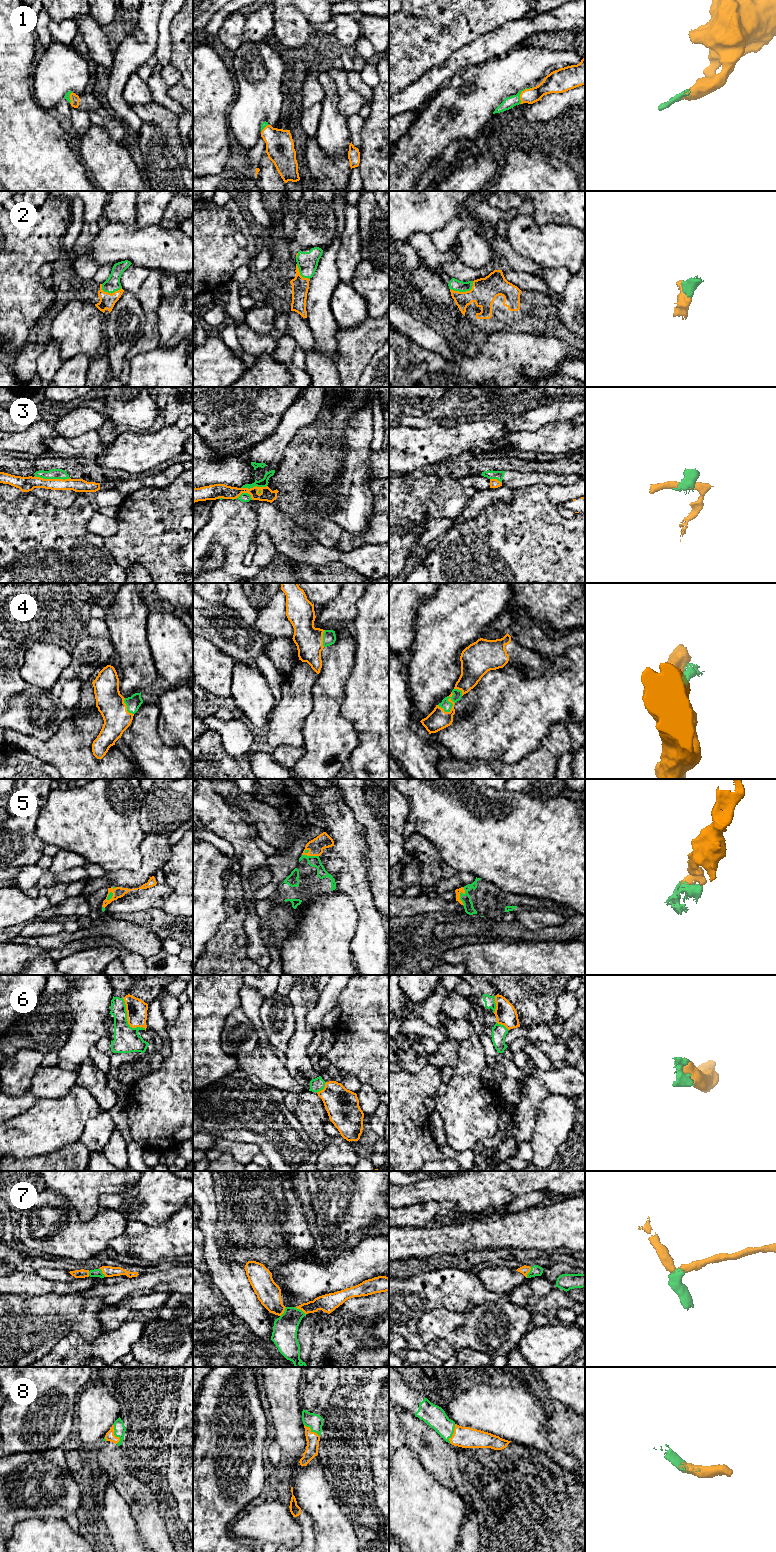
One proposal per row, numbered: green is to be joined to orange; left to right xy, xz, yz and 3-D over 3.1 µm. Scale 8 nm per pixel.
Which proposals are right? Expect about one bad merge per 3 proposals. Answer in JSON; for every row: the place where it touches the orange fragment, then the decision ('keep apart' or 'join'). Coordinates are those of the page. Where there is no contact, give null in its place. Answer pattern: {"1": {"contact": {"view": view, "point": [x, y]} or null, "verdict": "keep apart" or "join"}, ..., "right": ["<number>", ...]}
{"1": {"contact": {"view": "yz", "point": [521, 93]}, "verdict": "join"}, "2": {"contact": {"view": "yz", "point": [464, 292]}, "verdict": "join"}, "3": {"contact": {"view": "xy", "point": [52, 479]}, "verdict": "keep apart"}, "4": {"contact": {"view": "yz", "point": [451, 702]}, "verdict": "join"}, "5": {"contact": {"view": "xz", "point": [310, 855]}, "verdict": "join"}, "6": {"contact": {"view": "xy", "point": [127, 1019]}, "verdict": "join"}, "7": {"contact": {"view": "xz", "point": [300, 1309]}, "verdict": "join"}, "8": {"contact": {"view": "xy", "point": [113, 1434]}, "verdict": "join"}, "right": ["1", "2", "4", "5", "6", "7", "8"]}

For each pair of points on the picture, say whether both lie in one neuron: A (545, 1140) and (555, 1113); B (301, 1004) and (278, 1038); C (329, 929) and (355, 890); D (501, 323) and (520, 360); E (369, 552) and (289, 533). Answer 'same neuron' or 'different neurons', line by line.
A: same neuron
B: different neurons
C: different neurons
D: different neurons
E: same neuron

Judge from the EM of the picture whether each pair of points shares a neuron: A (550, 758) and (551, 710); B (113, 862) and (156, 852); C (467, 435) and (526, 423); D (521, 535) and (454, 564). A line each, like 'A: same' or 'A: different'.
A: different
B: different
C: different
D: same

